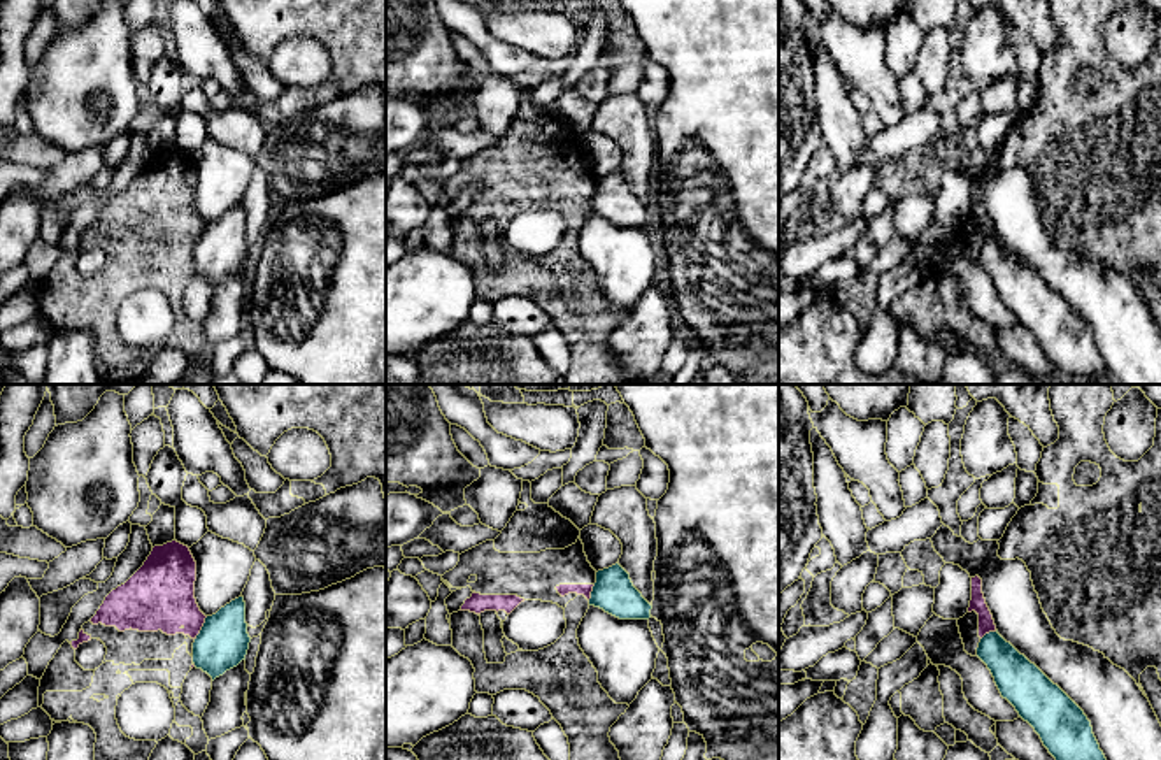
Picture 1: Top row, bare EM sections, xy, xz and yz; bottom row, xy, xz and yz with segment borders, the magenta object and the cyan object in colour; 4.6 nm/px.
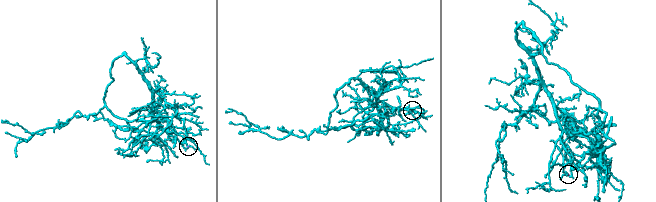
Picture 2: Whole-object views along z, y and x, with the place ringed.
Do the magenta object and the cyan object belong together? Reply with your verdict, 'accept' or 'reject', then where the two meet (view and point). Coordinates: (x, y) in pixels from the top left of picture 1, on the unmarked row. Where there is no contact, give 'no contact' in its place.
reject | xy (200, 236)

